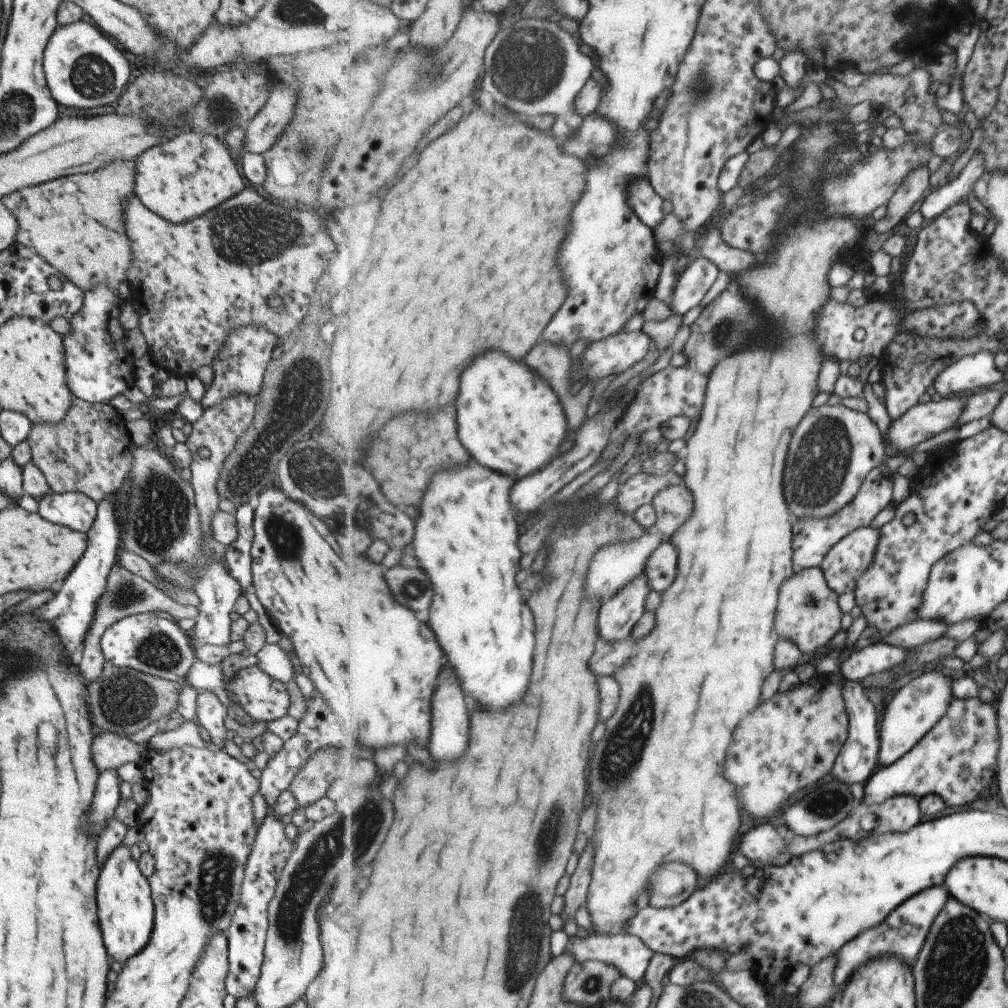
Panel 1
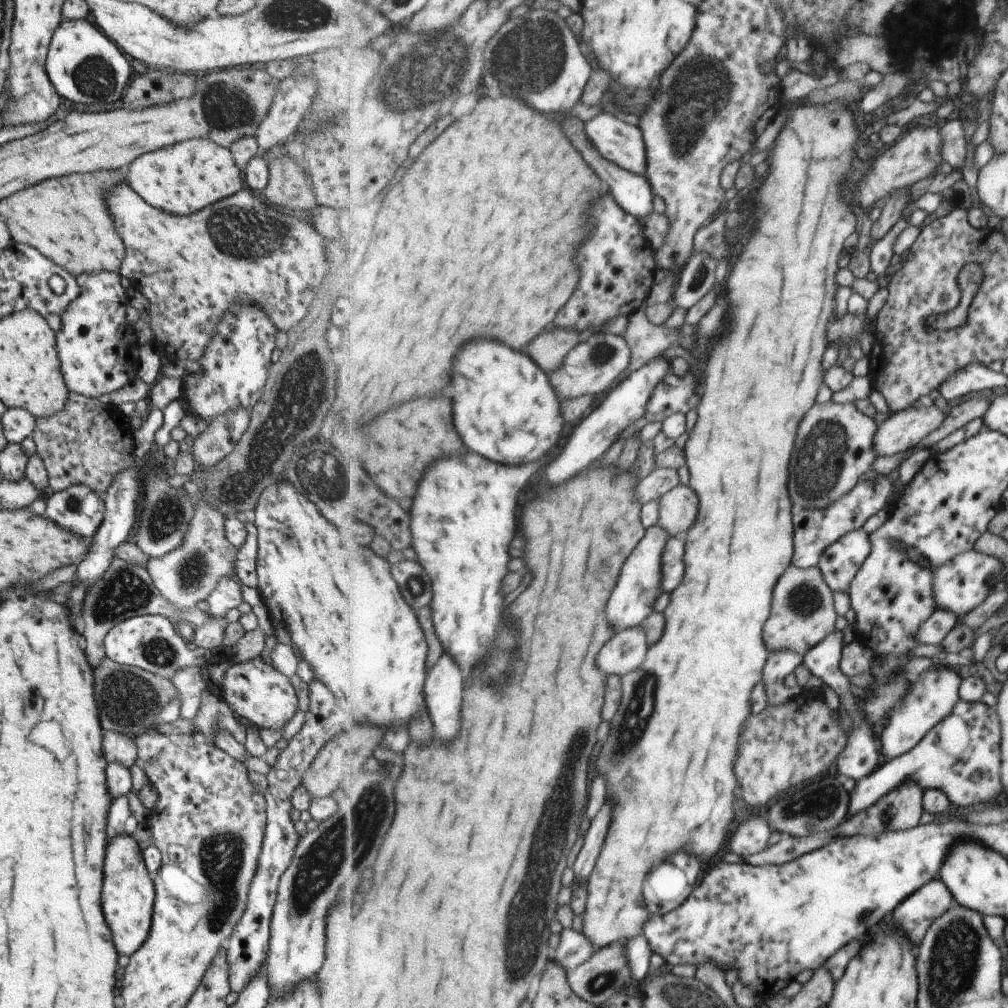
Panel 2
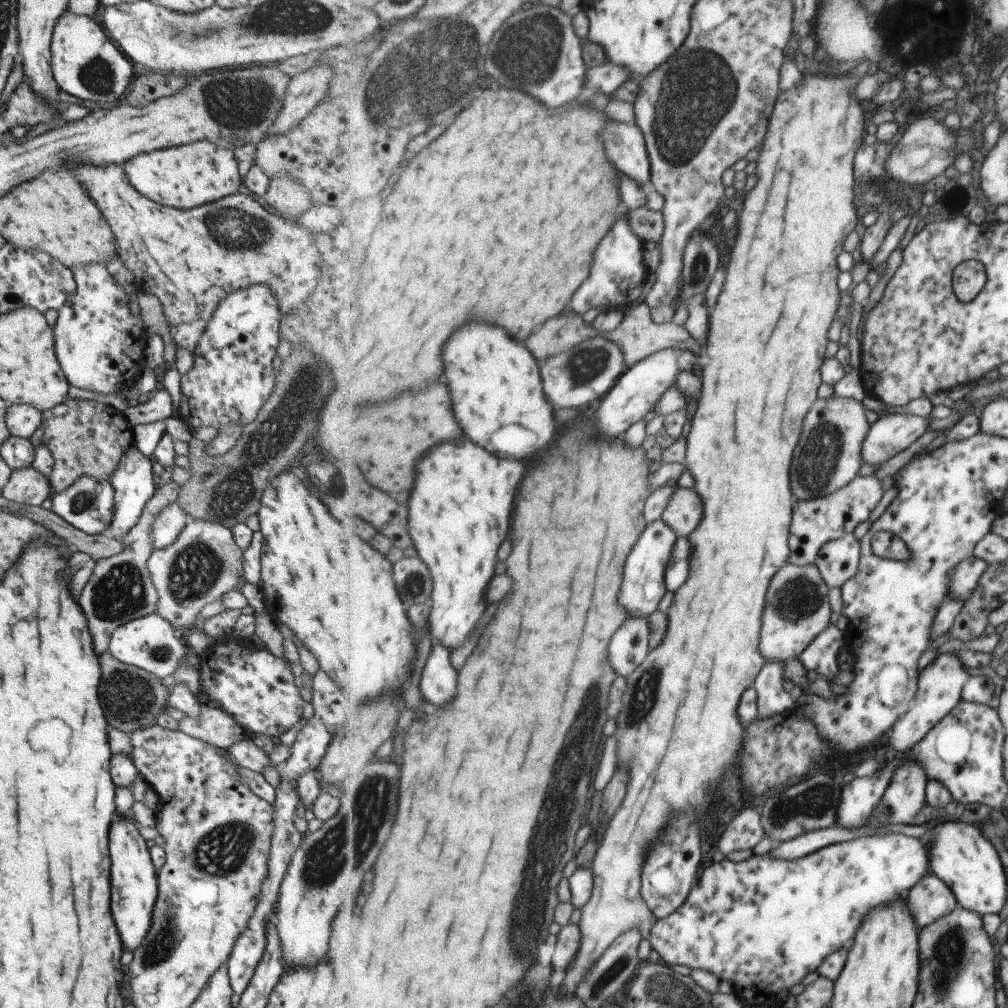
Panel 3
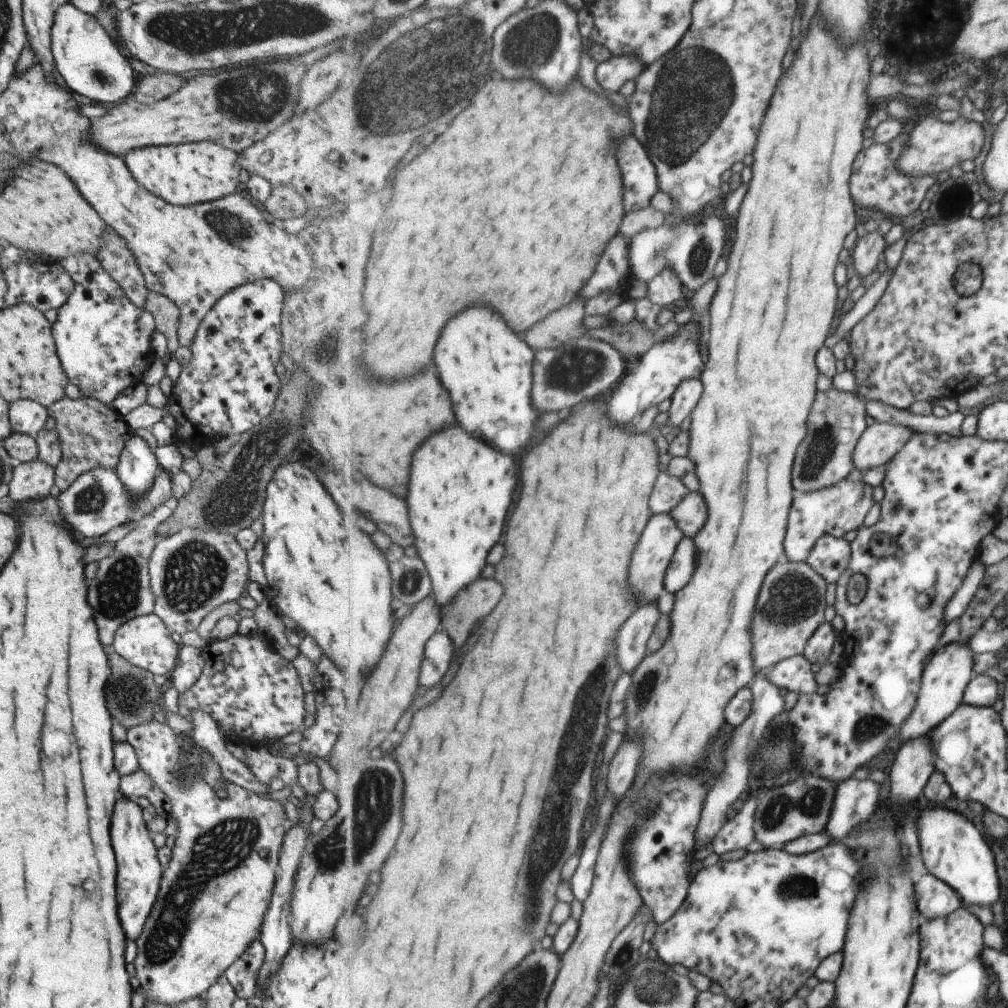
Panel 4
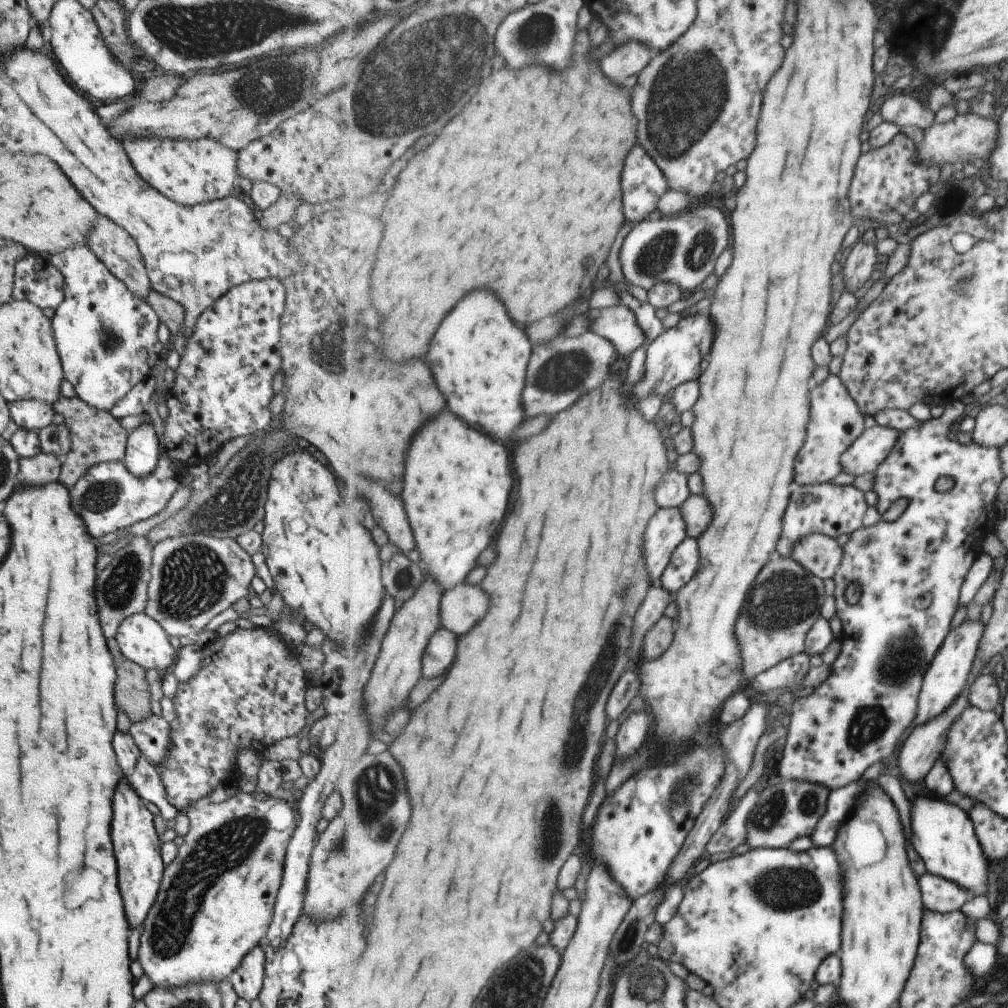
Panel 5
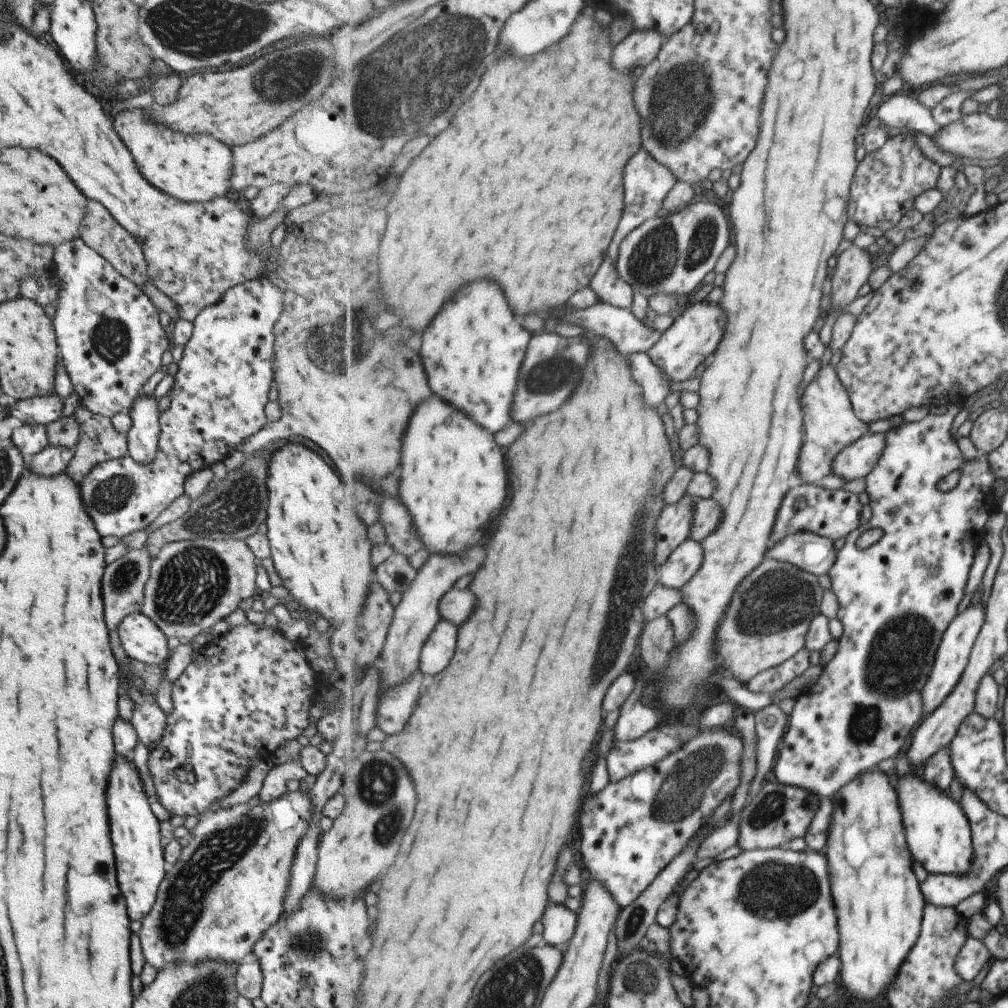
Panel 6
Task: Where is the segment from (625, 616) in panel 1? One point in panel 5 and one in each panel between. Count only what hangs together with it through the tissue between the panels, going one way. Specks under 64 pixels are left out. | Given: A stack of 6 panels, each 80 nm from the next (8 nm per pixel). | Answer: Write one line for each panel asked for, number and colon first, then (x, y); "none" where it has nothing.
2: (641, 582)
3: (645, 586)
4: (663, 535)
5: (668, 529)

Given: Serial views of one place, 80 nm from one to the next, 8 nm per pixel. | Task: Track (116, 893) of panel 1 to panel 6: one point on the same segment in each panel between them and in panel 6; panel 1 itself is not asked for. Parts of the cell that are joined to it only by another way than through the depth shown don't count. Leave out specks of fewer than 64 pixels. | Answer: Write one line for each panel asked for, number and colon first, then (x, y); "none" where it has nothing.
2: (127, 895)
3: (133, 882)
4: (138, 870)
5: (137, 850)
6: (134, 831)

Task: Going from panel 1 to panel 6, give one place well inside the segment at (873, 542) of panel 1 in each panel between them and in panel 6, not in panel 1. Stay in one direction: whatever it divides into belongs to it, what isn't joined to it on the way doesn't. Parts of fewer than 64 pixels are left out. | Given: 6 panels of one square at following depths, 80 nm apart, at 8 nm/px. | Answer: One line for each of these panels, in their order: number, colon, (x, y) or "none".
2: (840, 563)
3: (839, 560)
4: (830, 555)
5: (820, 554)
6: (817, 554)

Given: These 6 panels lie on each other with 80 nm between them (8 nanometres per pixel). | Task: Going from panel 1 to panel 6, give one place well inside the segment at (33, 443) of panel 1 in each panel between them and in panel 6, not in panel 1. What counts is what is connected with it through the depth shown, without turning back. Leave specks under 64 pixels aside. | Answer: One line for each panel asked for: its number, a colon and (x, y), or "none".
2: (87, 442)
3: (85, 438)
4: (91, 435)
5: (96, 437)
6: (98, 441)

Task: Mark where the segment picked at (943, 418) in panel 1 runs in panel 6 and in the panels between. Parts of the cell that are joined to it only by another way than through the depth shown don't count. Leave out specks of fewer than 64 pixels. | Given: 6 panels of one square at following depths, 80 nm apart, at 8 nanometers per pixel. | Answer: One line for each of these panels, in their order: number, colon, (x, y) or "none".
2: (901, 431)
3: (890, 435)
4: (881, 442)
5: (867, 454)
6: (858, 460)

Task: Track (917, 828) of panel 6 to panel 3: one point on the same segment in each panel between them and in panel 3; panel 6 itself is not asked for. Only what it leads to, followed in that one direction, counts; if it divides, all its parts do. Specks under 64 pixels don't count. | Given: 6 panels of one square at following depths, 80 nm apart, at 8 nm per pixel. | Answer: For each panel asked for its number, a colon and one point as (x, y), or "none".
3: (963, 858)
4: (955, 851)
5: (945, 836)

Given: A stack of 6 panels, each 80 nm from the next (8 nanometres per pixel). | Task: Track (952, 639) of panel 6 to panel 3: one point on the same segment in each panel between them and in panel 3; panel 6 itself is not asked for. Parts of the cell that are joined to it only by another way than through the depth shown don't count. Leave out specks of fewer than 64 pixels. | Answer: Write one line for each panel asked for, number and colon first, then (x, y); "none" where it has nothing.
3: (941, 682)
4: (949, 671)
5: (950, 670)

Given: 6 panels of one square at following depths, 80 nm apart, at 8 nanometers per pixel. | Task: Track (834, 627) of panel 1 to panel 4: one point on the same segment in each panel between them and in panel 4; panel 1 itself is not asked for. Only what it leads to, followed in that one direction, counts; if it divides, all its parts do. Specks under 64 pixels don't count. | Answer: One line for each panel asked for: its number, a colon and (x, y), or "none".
2: (804, 614)
3: (799, 612)
4: (792, 606)

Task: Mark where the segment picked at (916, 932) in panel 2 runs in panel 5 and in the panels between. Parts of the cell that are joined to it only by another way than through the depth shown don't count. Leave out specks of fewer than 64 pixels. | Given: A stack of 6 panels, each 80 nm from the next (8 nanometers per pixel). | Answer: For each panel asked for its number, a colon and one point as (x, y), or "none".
3: (932, 900)
4: (936, 898)
5: (940, 895)

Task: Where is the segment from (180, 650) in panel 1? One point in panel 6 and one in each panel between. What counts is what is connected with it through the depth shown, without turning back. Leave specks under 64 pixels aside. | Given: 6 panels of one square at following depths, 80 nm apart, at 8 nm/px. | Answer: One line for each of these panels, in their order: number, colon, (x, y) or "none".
2: (148, 642)
3: (147, 643)
4: (144, 641)
5: (139, 638)
6: (141, 640)

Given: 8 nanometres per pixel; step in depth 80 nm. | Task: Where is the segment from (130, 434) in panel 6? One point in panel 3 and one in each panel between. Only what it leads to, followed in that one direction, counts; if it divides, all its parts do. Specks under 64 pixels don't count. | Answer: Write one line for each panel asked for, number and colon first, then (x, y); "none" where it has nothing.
3: (132, 484)
4: (136, 464)
5: (141, 452)

